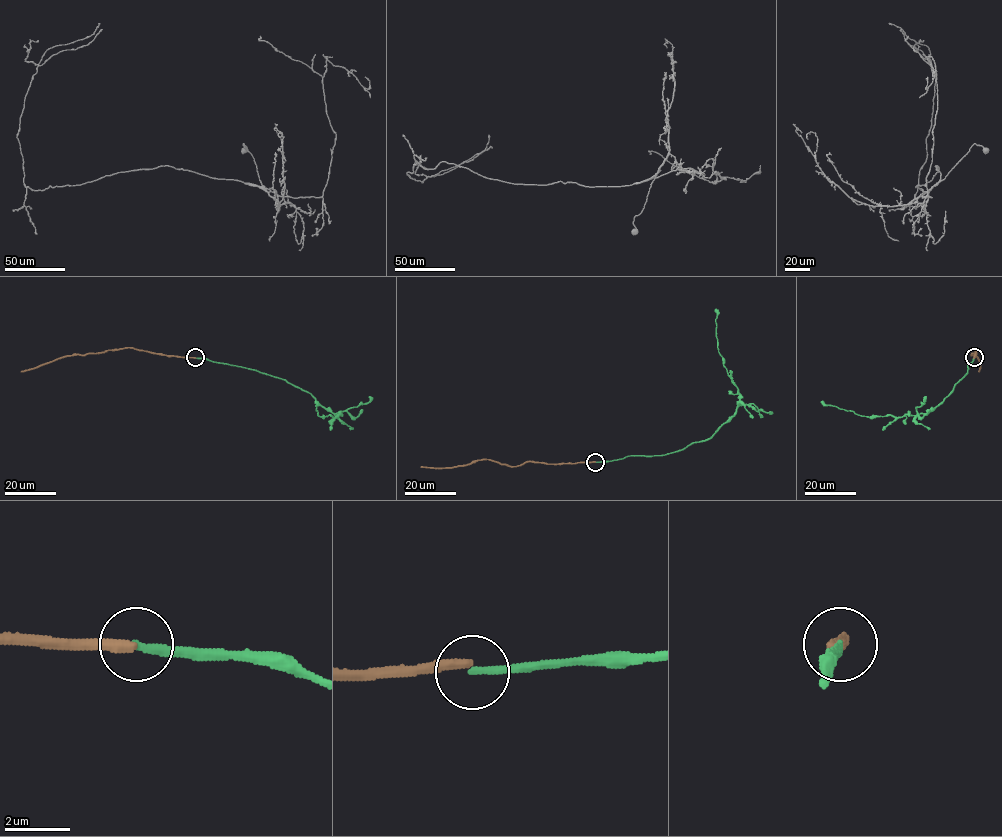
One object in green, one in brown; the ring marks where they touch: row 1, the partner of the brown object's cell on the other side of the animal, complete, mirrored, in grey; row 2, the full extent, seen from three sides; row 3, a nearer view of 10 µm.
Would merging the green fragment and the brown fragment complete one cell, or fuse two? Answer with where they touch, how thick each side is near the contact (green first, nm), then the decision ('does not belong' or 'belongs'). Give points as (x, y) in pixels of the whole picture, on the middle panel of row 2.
(595, 462) | 240/320 nm | does not belong

